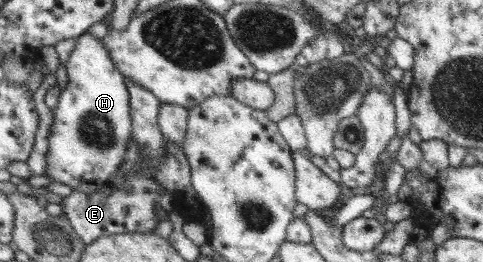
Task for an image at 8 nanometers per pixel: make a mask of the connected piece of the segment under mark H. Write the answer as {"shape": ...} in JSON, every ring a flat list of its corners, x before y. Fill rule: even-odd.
{"shape":[[88,33,76,37,76,47,67,63,68,84,60,92,58,106,47,138,46,176,85,194,95,193,102,183,110,183,128,151,133,135,129,91,124,77,110,61,109,51]]}

